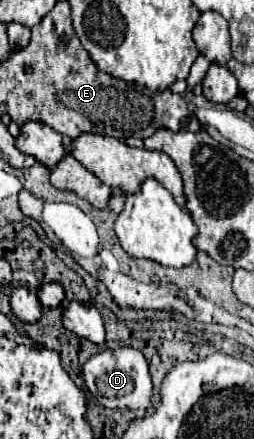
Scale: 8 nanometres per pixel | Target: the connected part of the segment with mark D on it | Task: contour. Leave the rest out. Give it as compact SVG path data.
M117 348L117 350L105 350L101 354L95 354L83 364L83 378L91 396L105 408L113 408L113 410L151 408L153 382L149 374L149 364L145 356L135 348Z

